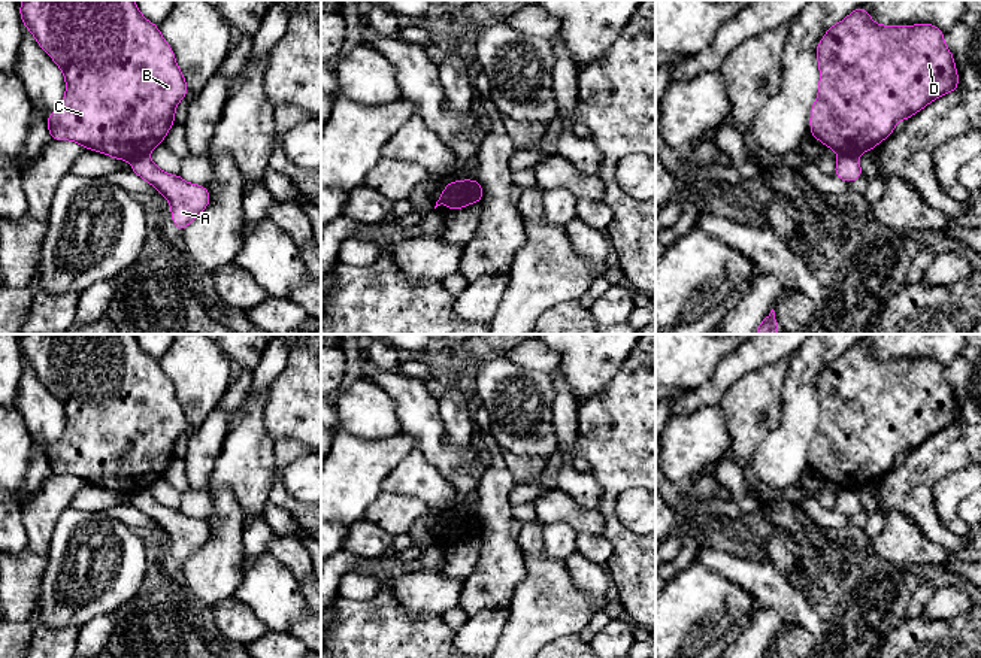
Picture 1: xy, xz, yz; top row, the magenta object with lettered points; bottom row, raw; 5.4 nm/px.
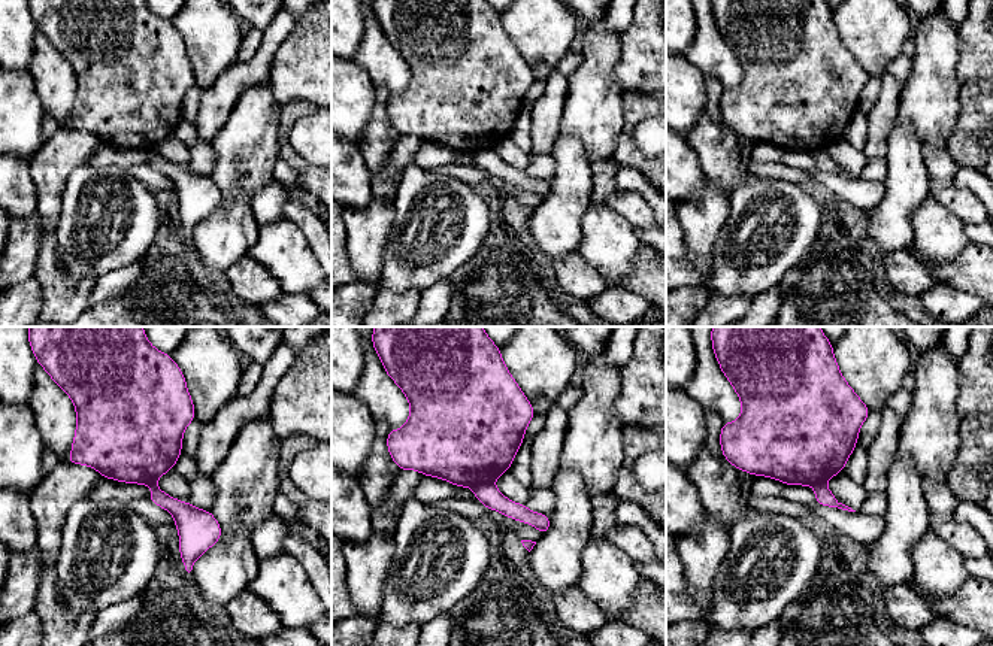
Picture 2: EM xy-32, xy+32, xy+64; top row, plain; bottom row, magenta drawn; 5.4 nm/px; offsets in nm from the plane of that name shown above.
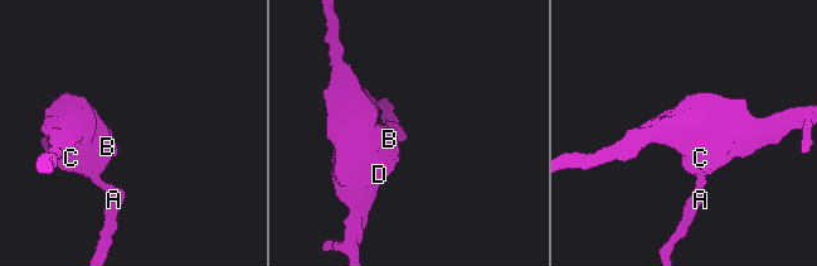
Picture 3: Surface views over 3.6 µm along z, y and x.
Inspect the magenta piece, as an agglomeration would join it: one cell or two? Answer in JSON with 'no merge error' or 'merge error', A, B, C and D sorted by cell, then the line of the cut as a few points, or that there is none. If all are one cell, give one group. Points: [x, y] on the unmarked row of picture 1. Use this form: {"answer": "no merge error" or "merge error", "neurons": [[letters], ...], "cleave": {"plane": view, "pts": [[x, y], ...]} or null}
{"answer": "merge error", "neurons": [["A"], ["B", "C", "D"]], "cleave": {"plane": "yz", "pts": [[839, 488], [856, 491]]}}

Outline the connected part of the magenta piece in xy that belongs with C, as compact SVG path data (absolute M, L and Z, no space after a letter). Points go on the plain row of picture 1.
M24 334L19 339L22 358L39 380L55 395L66 412L61 439L46 452L51 473L72 474L116 494L133 495L149 489L164 476L175 458L175 443L188 427L173 383L158 360L149 357L134 334Z

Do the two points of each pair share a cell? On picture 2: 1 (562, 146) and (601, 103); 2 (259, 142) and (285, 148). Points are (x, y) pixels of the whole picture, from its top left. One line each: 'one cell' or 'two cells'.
1: two cells
2: two cells

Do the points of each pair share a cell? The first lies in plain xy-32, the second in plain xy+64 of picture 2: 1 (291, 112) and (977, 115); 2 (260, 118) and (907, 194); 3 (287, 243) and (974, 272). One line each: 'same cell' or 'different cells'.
1: same cell
2: different cells
3: different cells

